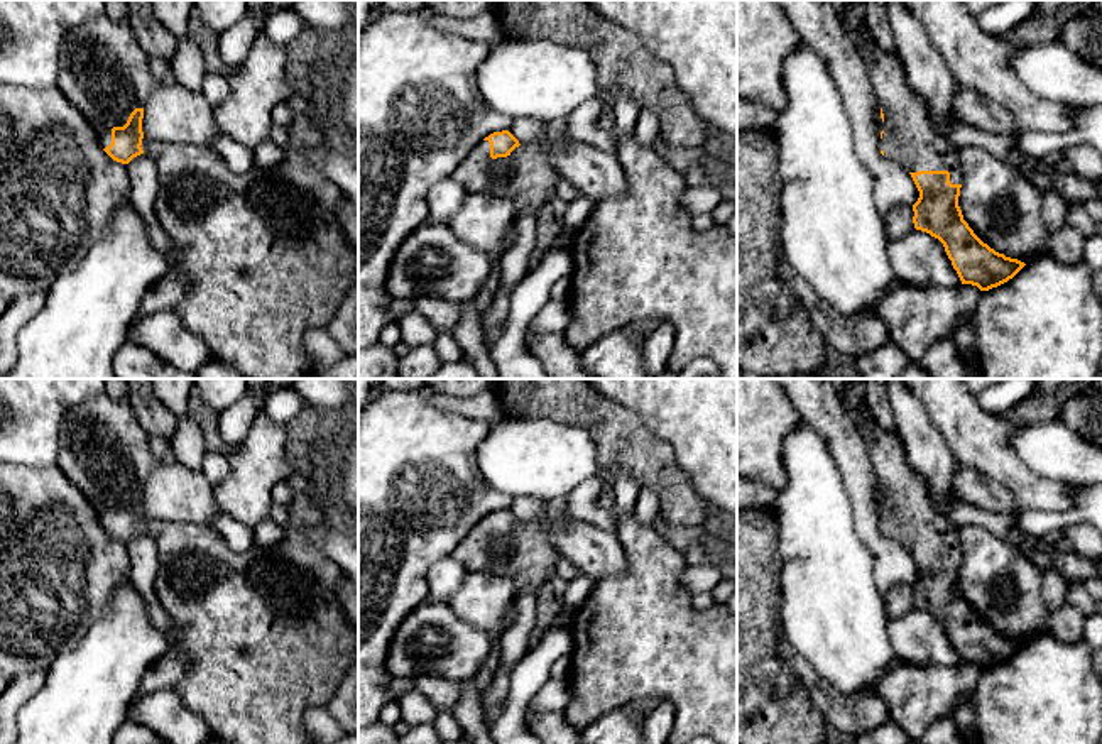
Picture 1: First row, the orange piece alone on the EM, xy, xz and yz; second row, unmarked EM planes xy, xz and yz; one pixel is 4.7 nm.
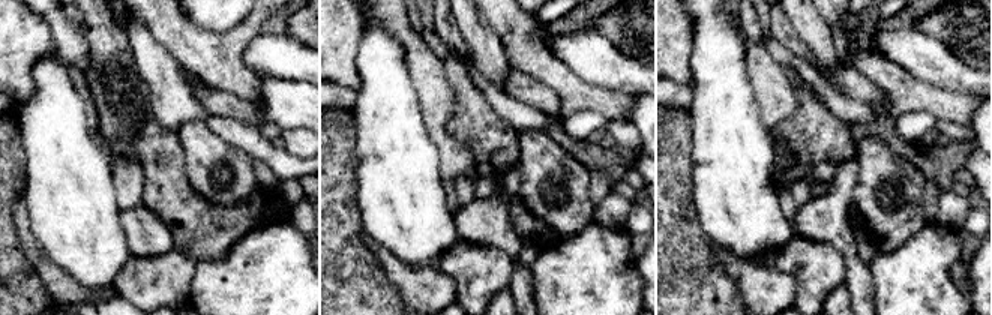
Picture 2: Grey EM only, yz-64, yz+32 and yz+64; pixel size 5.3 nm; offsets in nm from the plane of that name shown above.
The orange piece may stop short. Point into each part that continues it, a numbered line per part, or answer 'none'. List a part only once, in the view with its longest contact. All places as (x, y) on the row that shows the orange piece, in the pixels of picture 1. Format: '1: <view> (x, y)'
1: yz (910, 139)

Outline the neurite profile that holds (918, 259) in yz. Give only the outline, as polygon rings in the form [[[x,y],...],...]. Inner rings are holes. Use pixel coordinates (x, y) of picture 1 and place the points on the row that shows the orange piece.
[[[913,230],[887,243],[896,279],[916,287],[955,289],[962,284],[943,243],[926,232]]]

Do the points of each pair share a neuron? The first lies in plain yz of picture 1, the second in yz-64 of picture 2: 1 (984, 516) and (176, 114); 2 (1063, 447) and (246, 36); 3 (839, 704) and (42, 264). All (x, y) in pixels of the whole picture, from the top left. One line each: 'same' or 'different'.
1: different
2: different
3: same

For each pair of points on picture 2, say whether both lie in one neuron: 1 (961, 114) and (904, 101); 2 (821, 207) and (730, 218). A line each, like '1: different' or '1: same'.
1: same
2: different

